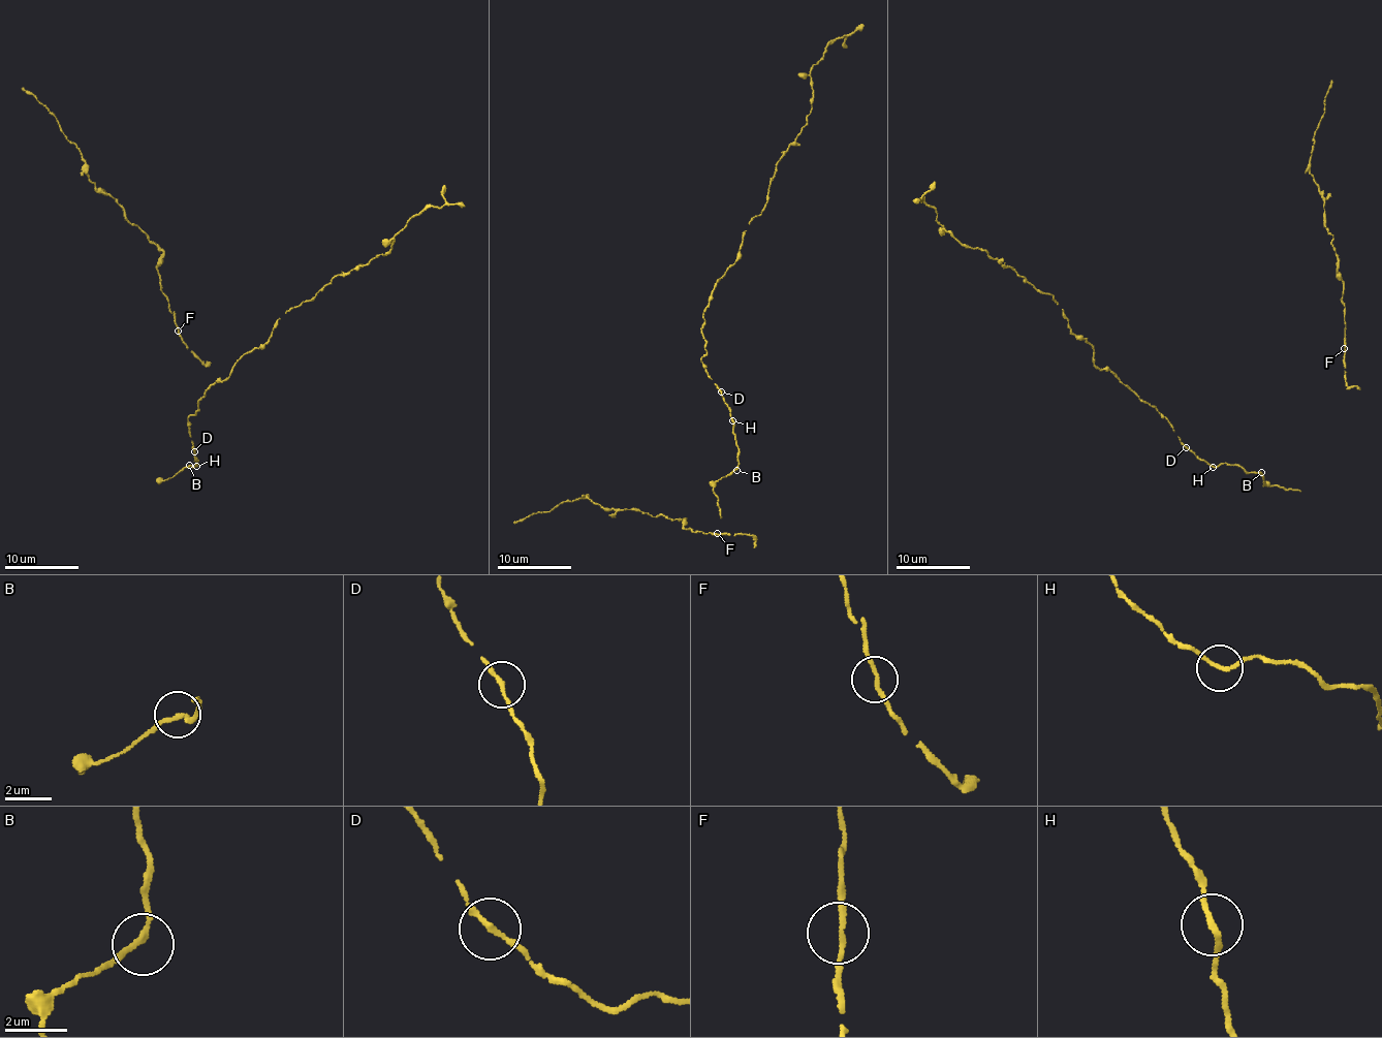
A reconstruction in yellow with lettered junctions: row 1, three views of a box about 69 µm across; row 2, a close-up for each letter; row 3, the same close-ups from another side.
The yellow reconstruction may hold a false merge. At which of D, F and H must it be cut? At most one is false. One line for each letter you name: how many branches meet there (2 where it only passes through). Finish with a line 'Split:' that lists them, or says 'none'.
Split: none

